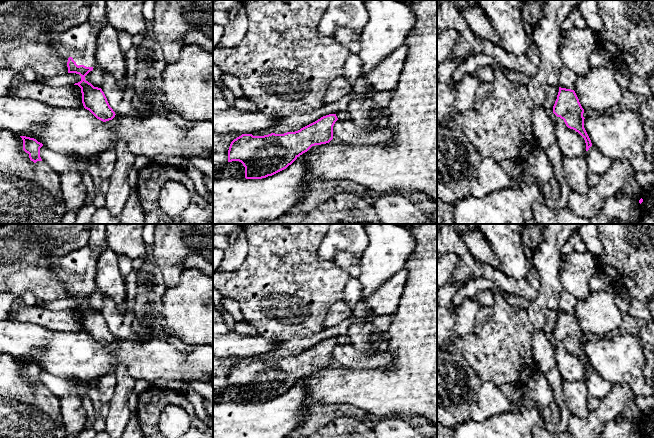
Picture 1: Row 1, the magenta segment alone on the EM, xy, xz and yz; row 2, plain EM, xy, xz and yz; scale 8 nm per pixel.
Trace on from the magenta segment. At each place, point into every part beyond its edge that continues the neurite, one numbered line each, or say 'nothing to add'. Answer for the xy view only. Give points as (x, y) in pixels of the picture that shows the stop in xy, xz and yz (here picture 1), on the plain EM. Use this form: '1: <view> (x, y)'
1: xy (79, 266)

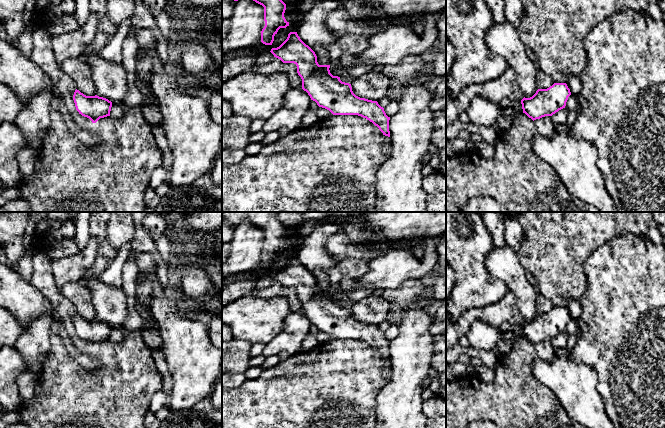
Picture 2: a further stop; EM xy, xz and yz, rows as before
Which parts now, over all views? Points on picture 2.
nothing to add

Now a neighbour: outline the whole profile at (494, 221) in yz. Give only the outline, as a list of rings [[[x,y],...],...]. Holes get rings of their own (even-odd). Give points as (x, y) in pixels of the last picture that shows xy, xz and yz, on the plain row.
[[[485,212],[482,214],[482,219],[490,233],[490,236],[492,237],[495,247],[502,247],[506,245],[504,237],[504,217],[505,216],[499,212]]]

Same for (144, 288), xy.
[[[139,272],[136,278],[136,295],[140,303],[151,309],[152,283],[146,279],[143,273]]]

